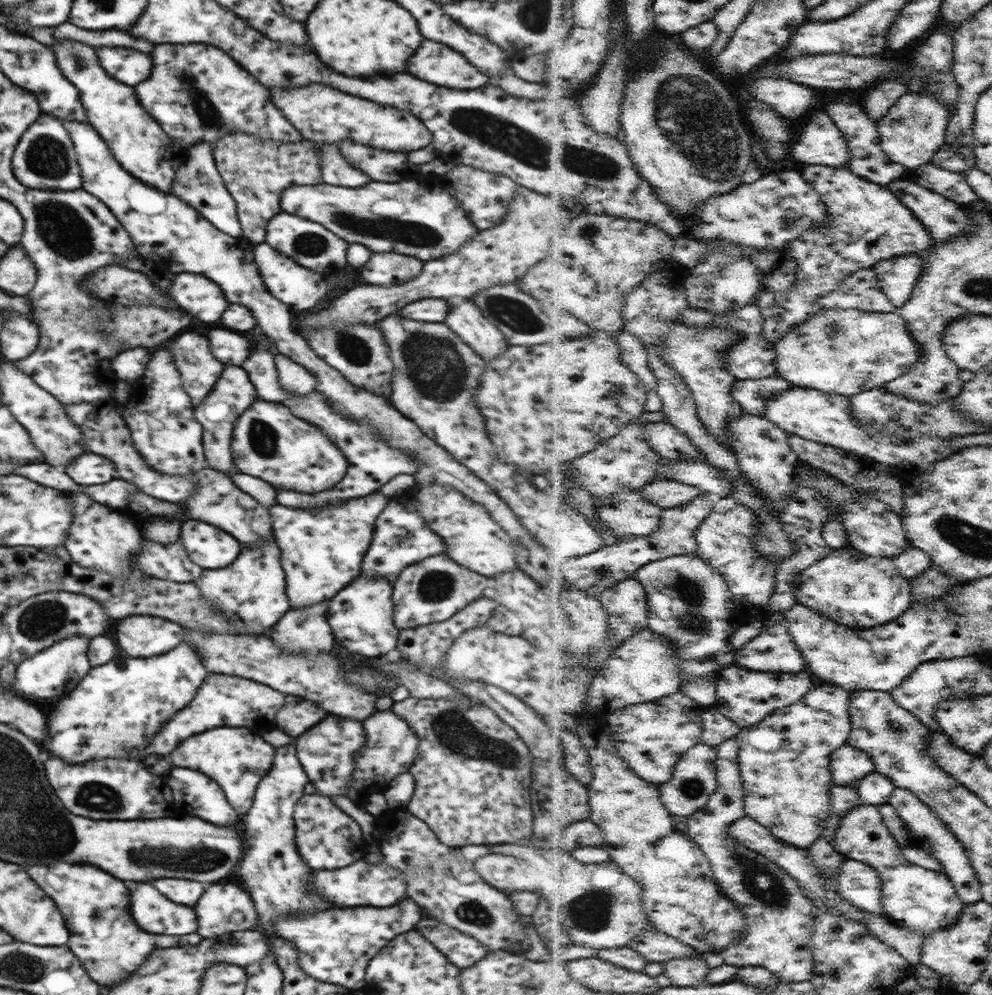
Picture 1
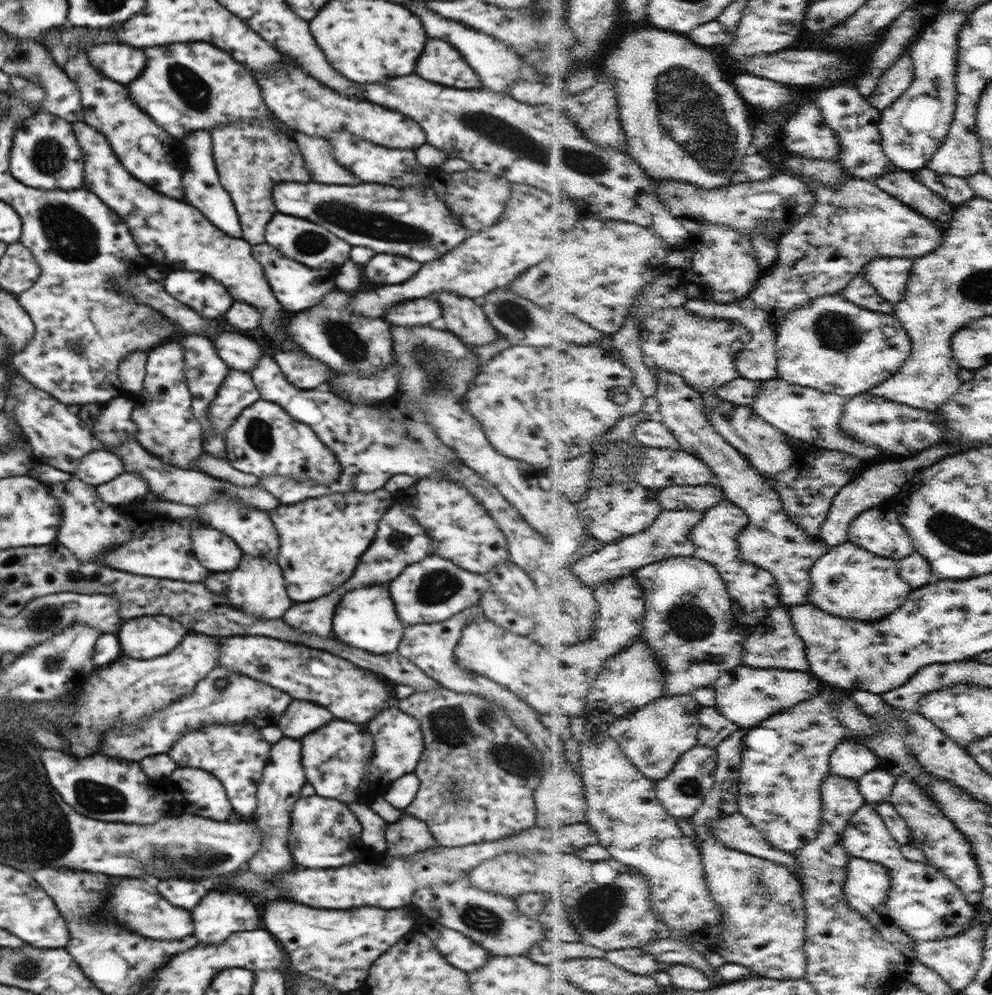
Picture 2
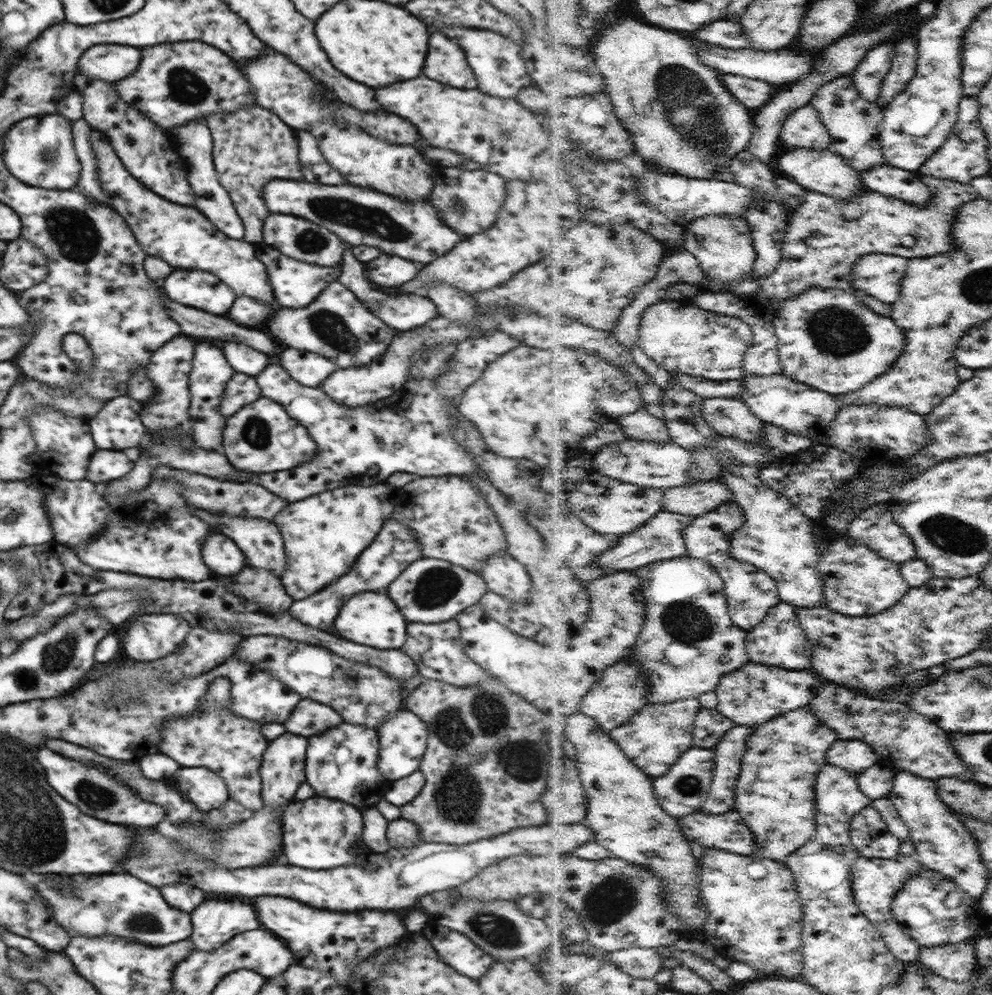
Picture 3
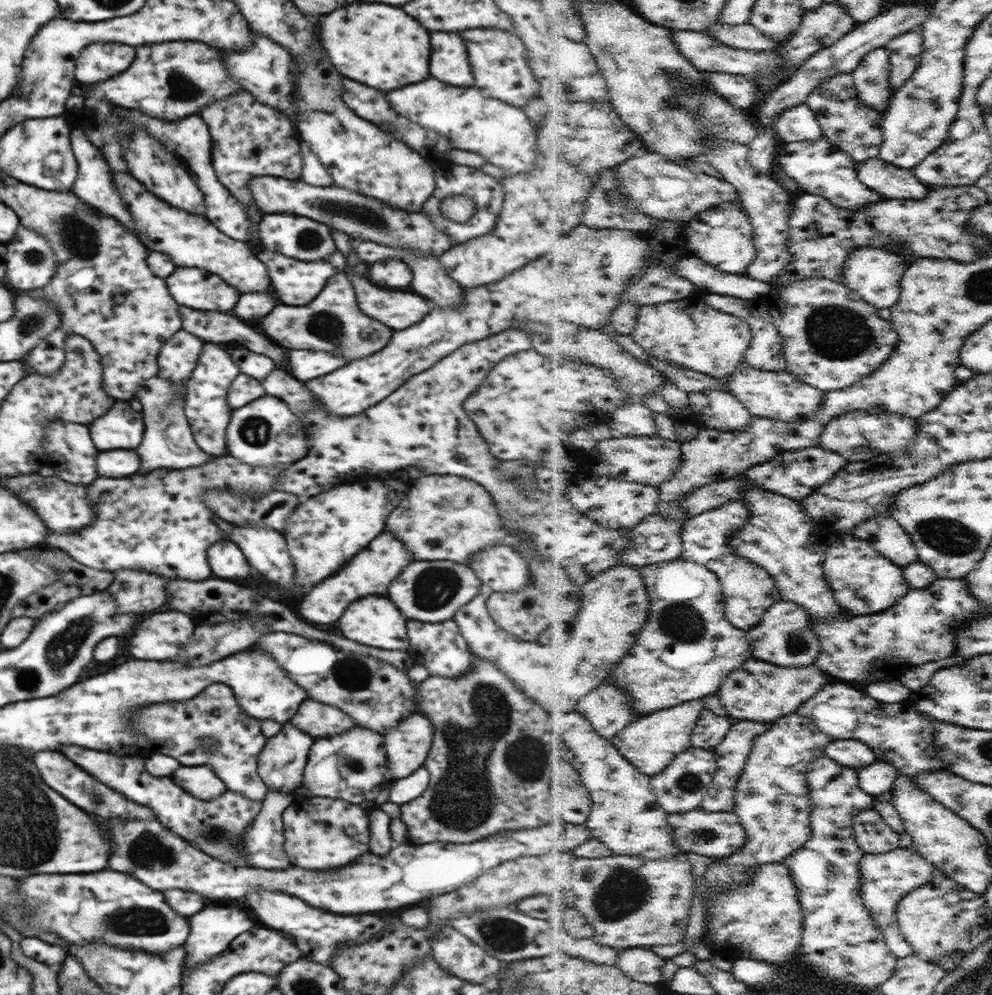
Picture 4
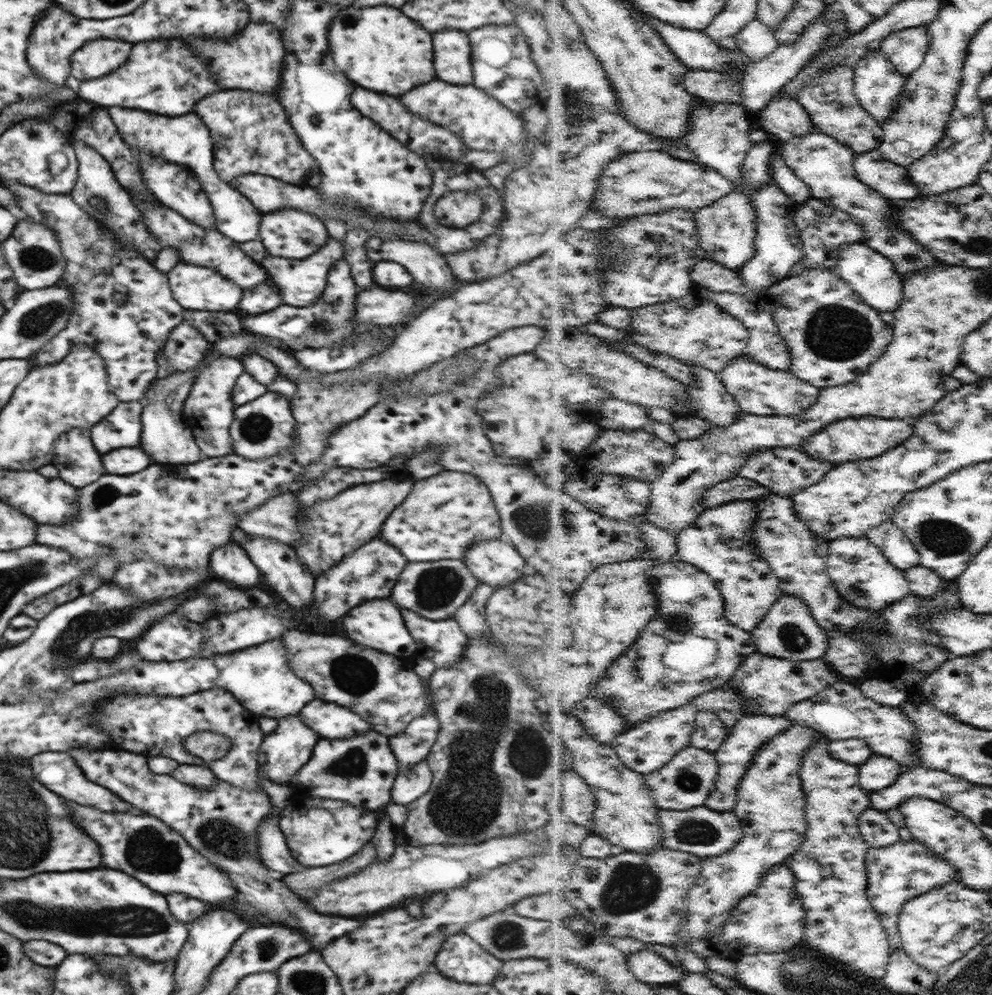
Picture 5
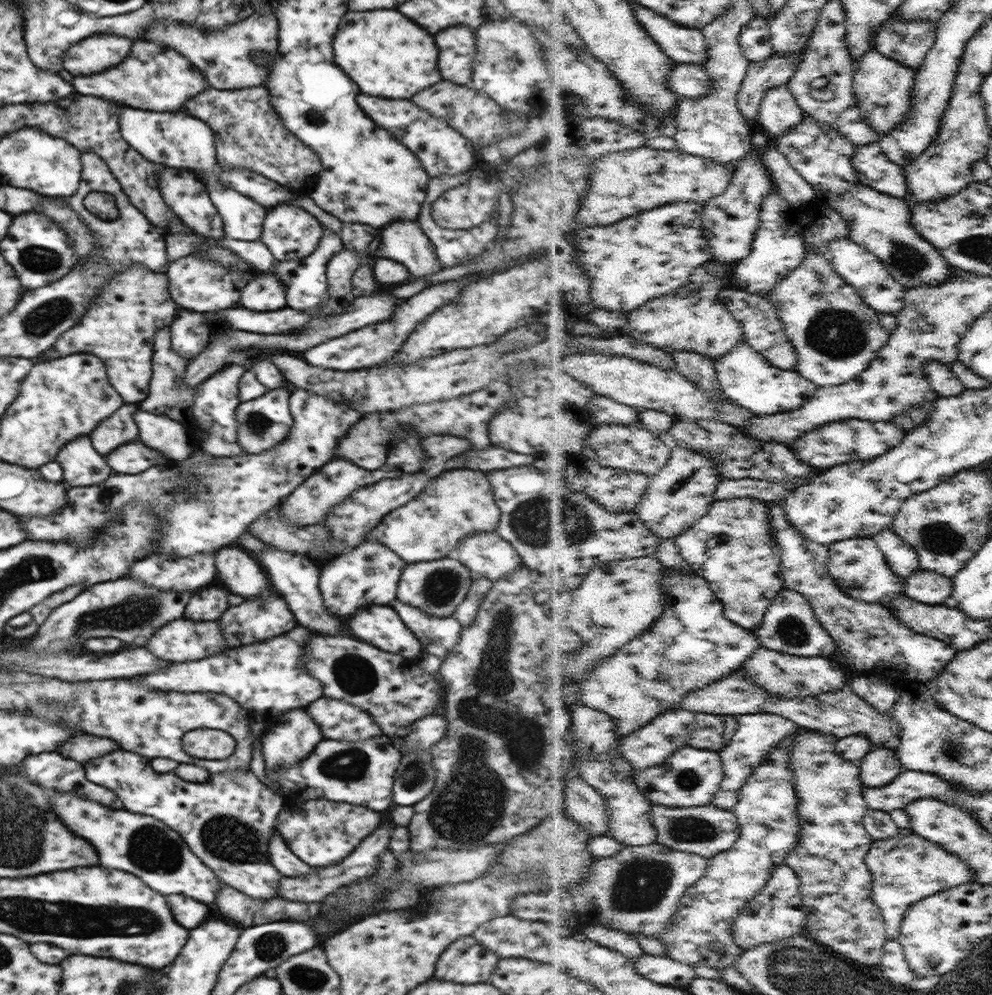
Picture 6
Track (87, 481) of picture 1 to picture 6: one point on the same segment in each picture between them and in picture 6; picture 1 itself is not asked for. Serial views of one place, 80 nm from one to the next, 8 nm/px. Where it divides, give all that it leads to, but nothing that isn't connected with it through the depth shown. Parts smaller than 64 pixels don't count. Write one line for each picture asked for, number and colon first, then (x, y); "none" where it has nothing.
2: (96, 468)
3: (105, 465)
4: (113, 463)
5: (128, 460)
6: (133, 458)

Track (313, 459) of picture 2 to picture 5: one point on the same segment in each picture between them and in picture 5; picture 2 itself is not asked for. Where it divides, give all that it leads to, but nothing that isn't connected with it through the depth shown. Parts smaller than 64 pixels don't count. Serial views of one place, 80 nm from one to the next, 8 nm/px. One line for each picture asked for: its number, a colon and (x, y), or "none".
3: (261, 437)
4: (264, 432)
5: (264, 427)

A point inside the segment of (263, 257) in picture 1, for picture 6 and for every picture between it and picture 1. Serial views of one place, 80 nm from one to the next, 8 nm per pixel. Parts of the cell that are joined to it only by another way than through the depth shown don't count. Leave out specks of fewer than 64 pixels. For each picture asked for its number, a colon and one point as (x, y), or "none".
2: (297, 287)
3: (296, 284)
4: (296, 283)
5: (301, 282)
6: (306, 288)

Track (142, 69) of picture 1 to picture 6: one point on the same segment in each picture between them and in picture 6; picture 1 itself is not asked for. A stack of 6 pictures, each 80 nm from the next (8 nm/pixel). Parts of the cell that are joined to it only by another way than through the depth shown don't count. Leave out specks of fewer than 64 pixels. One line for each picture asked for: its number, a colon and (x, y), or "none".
2: (119, 62)
3: (109, 62)
4: (98, 62)
5: (98, 58)
6: (93, 55)

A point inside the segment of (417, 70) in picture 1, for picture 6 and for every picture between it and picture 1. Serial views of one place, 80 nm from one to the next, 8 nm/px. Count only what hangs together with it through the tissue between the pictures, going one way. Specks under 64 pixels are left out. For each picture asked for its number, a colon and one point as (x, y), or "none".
2: (440, 63)
3: (445, 62)
4: (448, 61)
5: (452, 50)
6: (456, 44)

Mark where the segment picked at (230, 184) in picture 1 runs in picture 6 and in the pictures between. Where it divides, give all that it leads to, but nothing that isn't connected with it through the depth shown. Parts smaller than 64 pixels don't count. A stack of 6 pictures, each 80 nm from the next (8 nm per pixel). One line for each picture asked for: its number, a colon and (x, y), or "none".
2: (251, 159)
3: (252, 146)
4: (250, 139)
5: (251, 132)
6: (249, 133)

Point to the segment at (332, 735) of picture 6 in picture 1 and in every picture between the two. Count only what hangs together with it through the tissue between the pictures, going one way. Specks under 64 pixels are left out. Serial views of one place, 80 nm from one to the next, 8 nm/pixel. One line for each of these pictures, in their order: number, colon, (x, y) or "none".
1: (296, 716)
2: (300, 718)
3: (309, 718)
4: (318, 719)
5: (330, 720)

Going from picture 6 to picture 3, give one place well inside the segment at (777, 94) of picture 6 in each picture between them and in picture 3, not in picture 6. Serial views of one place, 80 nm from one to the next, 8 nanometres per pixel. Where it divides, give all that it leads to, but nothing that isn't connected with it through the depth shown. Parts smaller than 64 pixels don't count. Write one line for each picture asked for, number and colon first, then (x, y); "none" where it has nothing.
3: (805, 128)
4: (800, 123)
5: (785, 118)

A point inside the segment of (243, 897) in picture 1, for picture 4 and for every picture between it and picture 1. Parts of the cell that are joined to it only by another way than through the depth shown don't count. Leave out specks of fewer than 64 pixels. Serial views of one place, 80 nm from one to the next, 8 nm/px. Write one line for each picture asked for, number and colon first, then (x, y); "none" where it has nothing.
2: (220, 913)
3: (217, 920)
4: (213, 928)

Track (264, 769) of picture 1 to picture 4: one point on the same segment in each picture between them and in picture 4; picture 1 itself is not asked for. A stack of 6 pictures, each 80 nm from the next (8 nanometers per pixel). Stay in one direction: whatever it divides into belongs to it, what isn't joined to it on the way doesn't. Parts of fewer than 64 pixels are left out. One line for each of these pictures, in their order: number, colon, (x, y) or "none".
2: (235, 753)
3: (213, 737)
4: (211, 729)

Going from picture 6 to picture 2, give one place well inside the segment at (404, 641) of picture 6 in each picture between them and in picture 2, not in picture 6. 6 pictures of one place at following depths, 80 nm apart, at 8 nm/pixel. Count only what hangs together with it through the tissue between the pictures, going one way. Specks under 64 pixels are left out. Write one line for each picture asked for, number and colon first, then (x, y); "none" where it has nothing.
2: (365, 618)
3: (370, 619)
4: (372, 621)
5: (378, 625)

